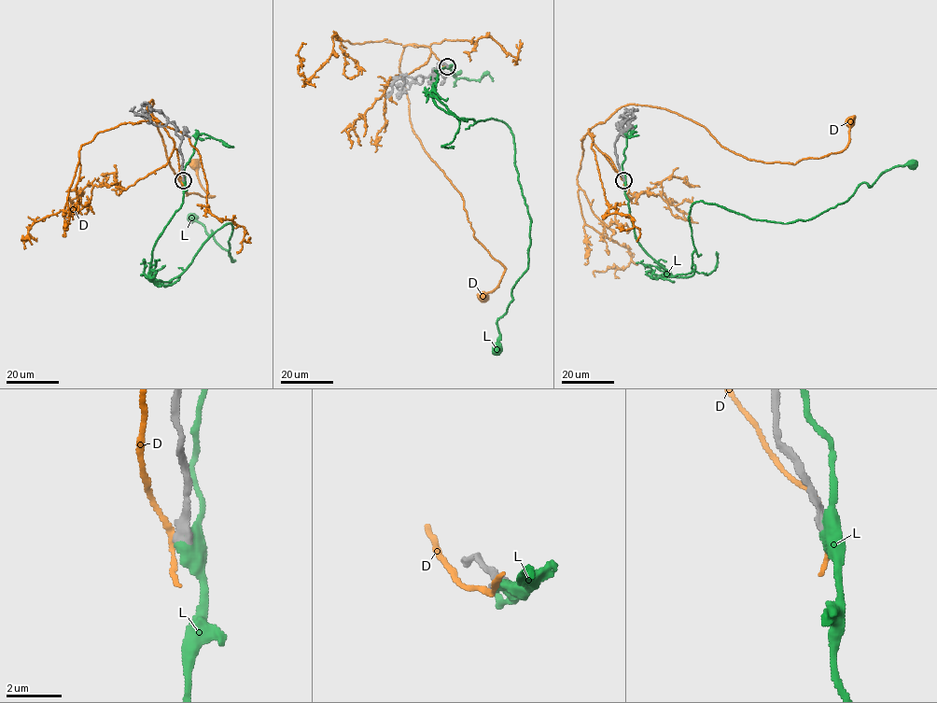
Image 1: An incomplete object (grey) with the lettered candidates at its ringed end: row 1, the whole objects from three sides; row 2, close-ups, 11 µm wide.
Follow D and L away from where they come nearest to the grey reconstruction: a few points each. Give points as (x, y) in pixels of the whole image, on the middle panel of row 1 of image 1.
D: (446, 67), (412, 44), (398, 71), (413, 132), (459, 193), (473, 235), (505, 270), (482, 295)
L: (447, 66), (432, 74), (433, 101), (510, 129), (531, 220), (497, 350)

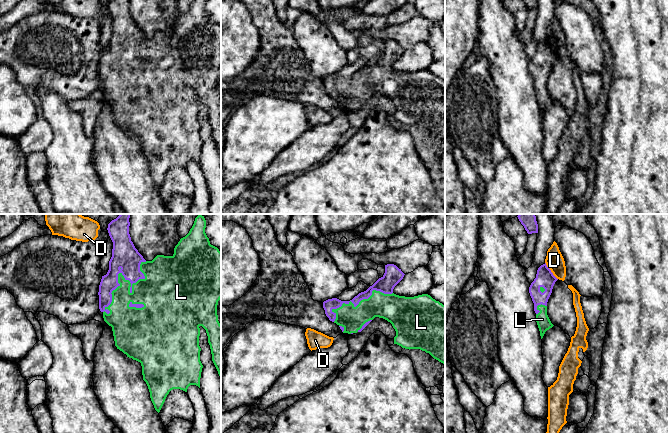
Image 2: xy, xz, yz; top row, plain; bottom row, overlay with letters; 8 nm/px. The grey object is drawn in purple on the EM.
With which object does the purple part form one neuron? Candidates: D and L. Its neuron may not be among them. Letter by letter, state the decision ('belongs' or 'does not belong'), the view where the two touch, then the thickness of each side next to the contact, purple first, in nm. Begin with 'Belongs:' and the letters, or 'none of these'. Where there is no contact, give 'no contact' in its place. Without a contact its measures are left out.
Belongs: L
D: does not belong; contact in yz; calibres 140 and 150 nm
L: belongs; contact in xy; calibres 200 and 220 nm

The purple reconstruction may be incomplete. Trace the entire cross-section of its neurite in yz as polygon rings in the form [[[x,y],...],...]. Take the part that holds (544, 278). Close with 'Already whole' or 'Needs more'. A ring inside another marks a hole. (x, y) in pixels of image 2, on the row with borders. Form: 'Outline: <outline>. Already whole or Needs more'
Outline: [[[545,263],[538,268],[536,278],[529,287],[541,339],[554,326],[547,315],[547,302],[557,280]]]. Needs more

